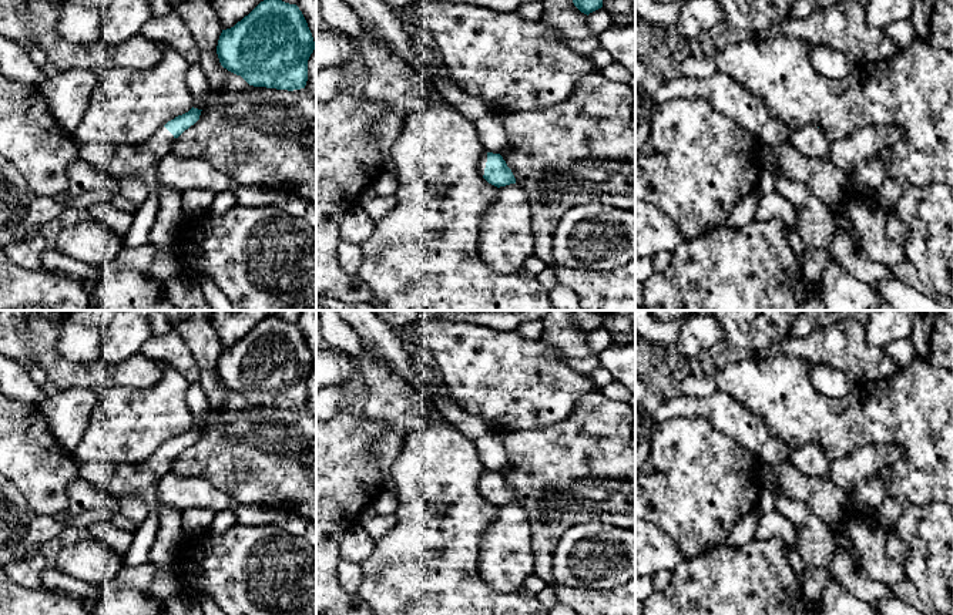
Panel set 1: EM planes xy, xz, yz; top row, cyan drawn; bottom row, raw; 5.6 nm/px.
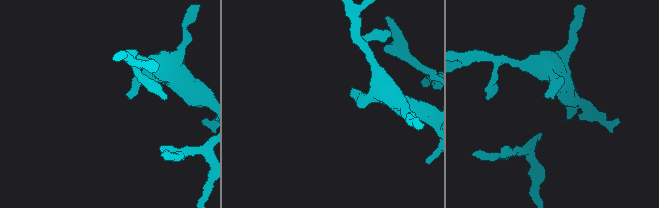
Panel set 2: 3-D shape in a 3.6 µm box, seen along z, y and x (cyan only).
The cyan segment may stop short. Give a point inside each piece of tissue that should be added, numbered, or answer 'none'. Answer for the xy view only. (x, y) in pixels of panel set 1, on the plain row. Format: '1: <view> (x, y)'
1: xy (90, 560)

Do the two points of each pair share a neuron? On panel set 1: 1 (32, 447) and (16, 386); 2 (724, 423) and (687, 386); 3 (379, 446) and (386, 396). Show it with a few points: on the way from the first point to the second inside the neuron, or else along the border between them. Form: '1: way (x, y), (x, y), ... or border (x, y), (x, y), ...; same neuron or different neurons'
1: border (14, 399), (37, 406); different neurons
2: border (718, 390), (702, 397), (680, 395); different neurons
3: way (389, 433), (389, 409); same neuron

